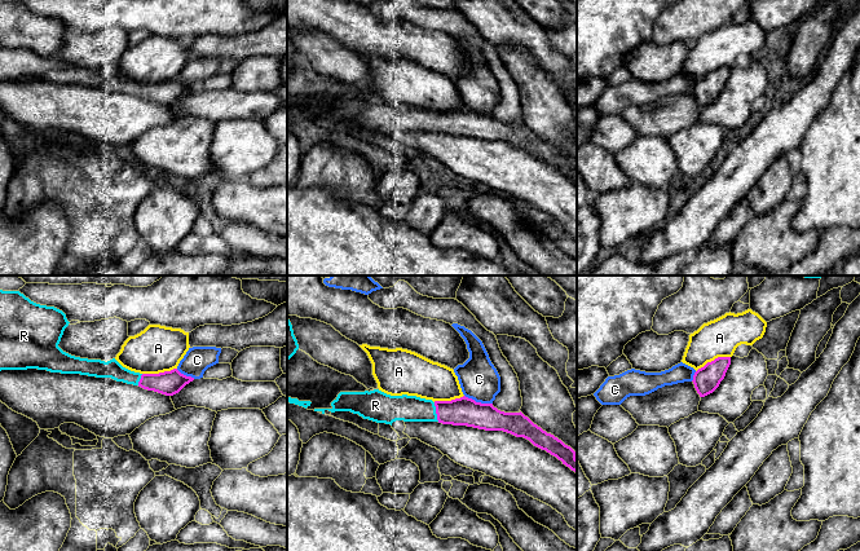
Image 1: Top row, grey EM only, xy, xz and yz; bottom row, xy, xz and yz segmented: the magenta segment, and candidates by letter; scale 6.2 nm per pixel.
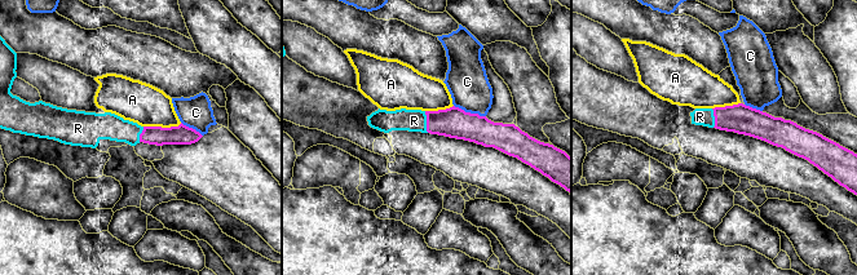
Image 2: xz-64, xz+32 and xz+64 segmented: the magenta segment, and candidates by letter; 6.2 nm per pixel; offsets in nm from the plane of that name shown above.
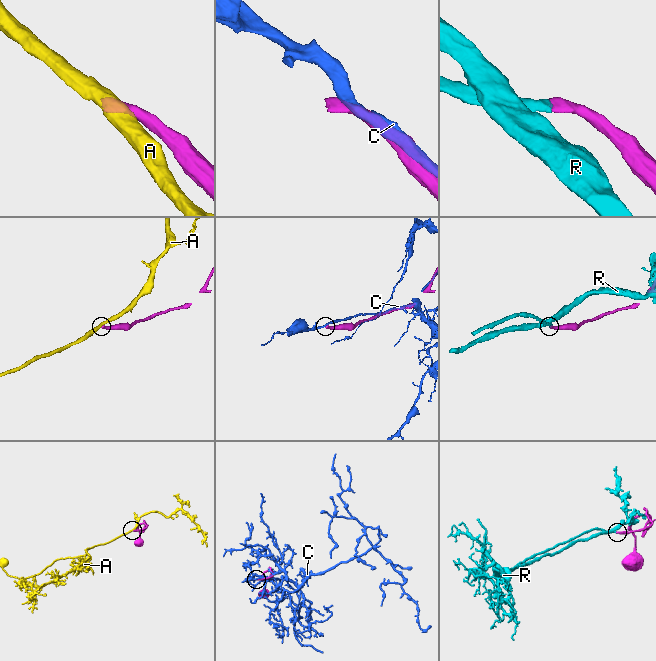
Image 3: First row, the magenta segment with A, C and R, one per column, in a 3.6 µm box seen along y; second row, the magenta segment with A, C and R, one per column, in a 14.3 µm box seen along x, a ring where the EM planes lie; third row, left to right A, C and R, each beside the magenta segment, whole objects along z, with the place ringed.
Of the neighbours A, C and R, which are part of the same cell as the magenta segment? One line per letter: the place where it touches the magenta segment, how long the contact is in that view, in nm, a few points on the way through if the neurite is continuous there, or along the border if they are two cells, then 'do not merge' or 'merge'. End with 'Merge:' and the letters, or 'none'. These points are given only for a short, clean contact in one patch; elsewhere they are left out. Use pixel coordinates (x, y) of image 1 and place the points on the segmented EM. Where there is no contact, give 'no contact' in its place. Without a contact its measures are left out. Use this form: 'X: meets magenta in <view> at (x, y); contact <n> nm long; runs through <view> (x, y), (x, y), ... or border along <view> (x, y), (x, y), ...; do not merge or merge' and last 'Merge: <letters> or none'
A: meets magenta in xy at (159, 373); contact 220 nm long; border along xy (176, 367), (168, 371), (142, 374); do not merge
C: meets magenta in xz at (479, 402); contact 190 nm long; do not merge
R: meets magenta in xz at (436, 411); contact 120 nm long; runs through xz (461, 411), (436, 411), (405, 408); merge
Merge: R

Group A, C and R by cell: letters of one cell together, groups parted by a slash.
A / C / R

